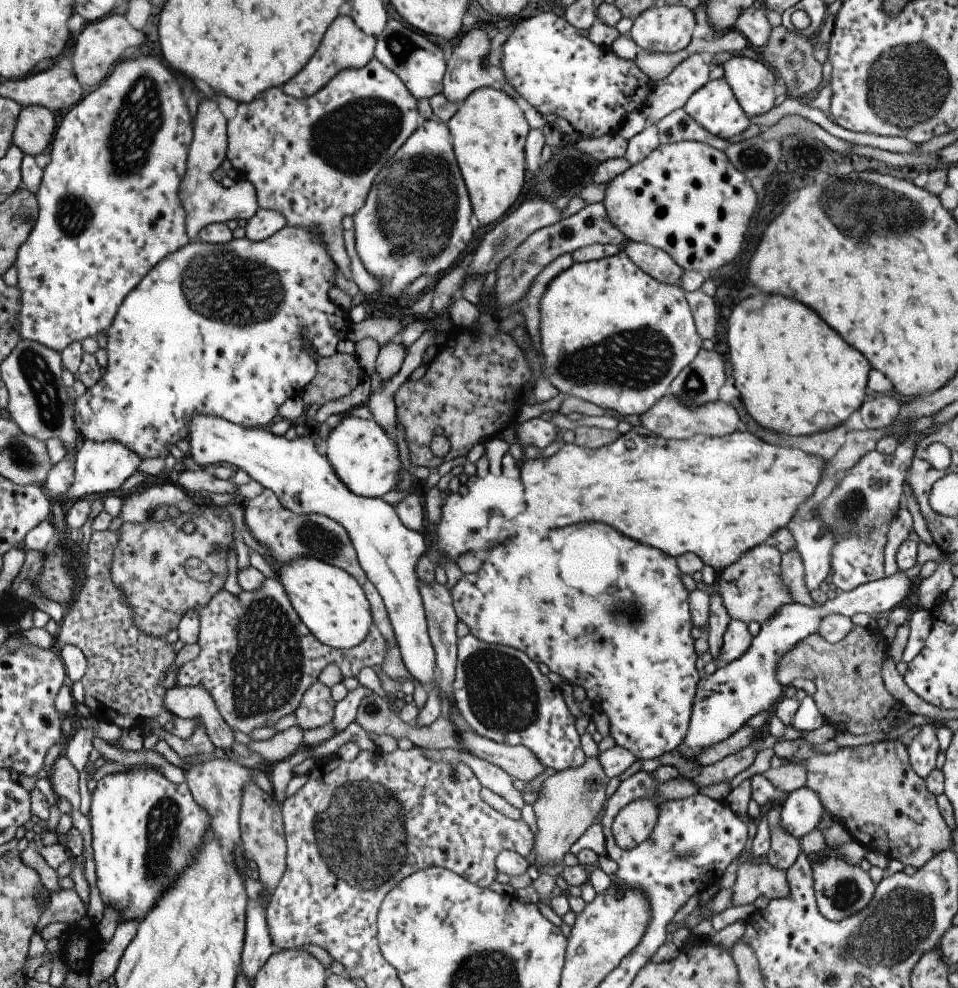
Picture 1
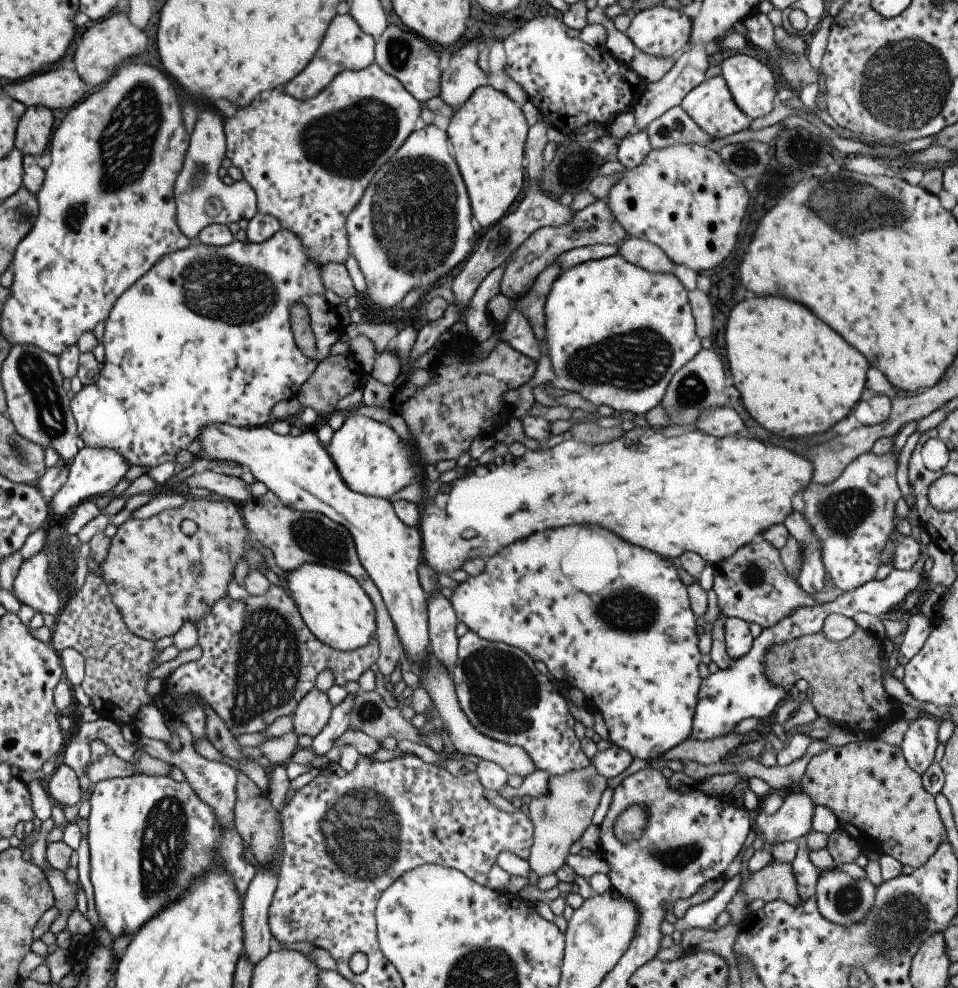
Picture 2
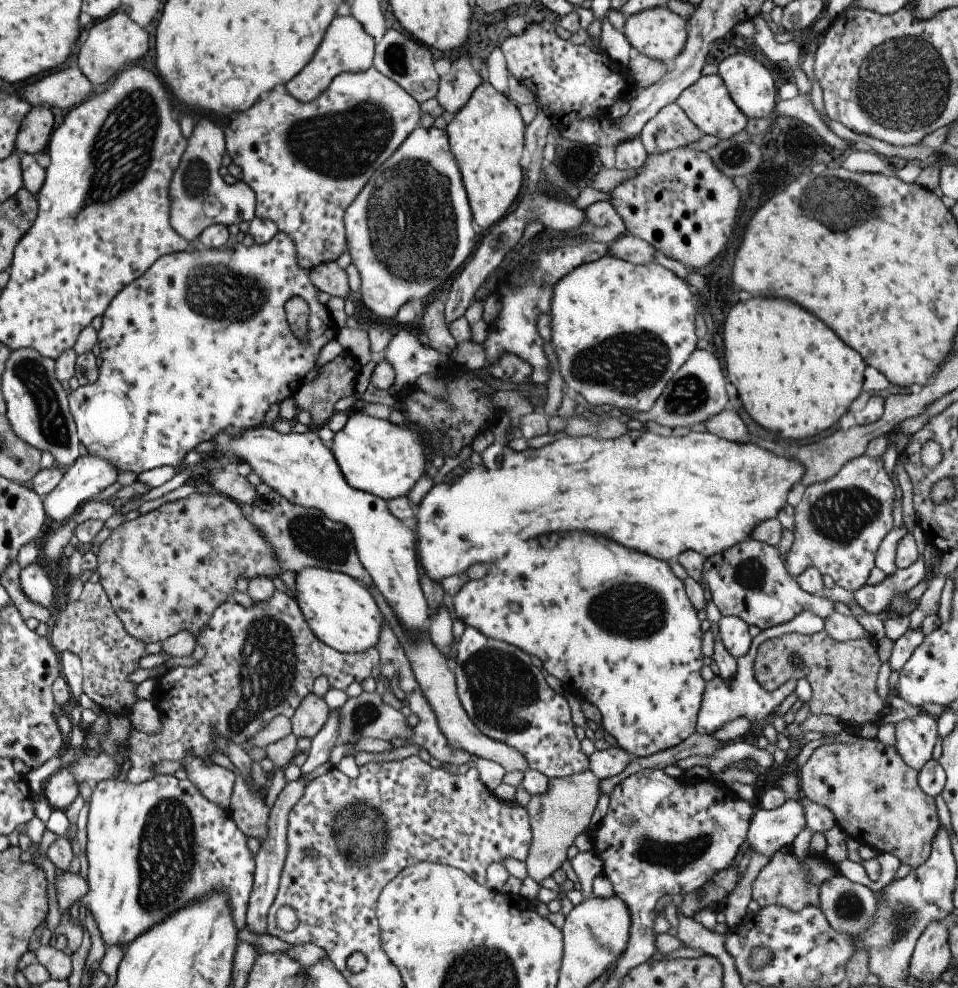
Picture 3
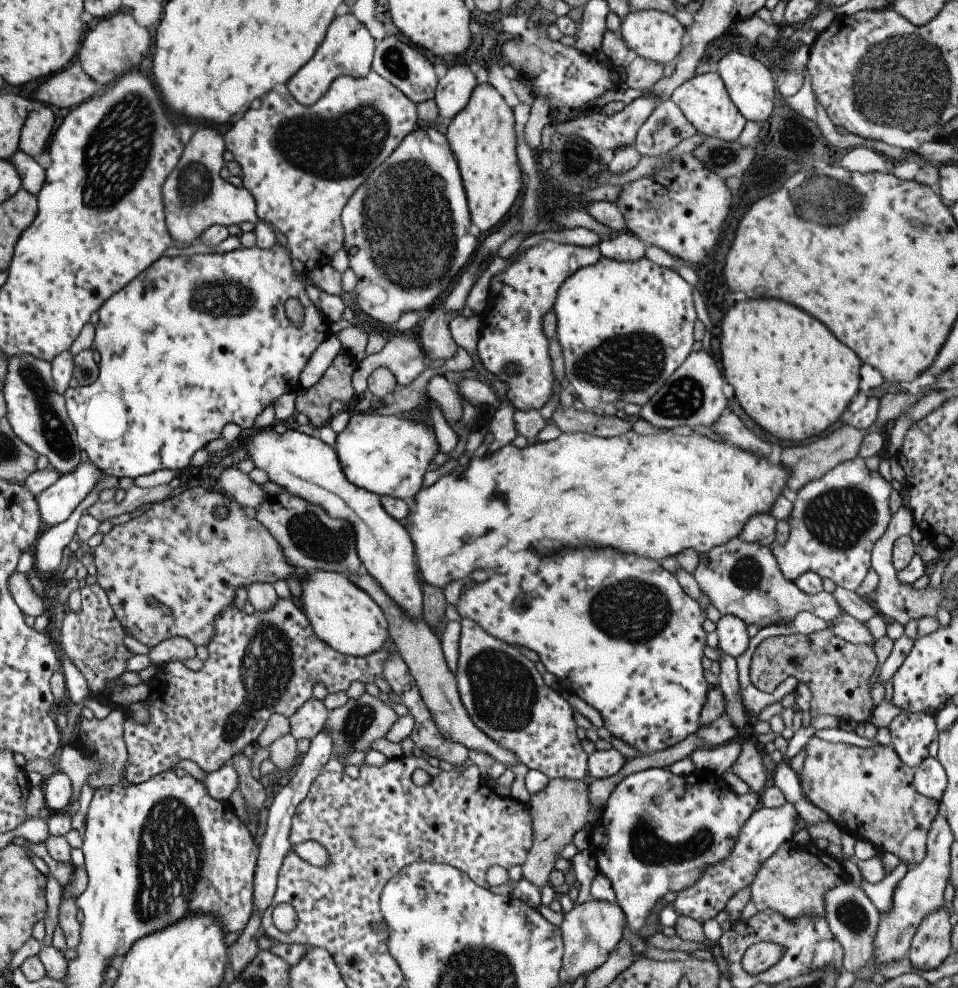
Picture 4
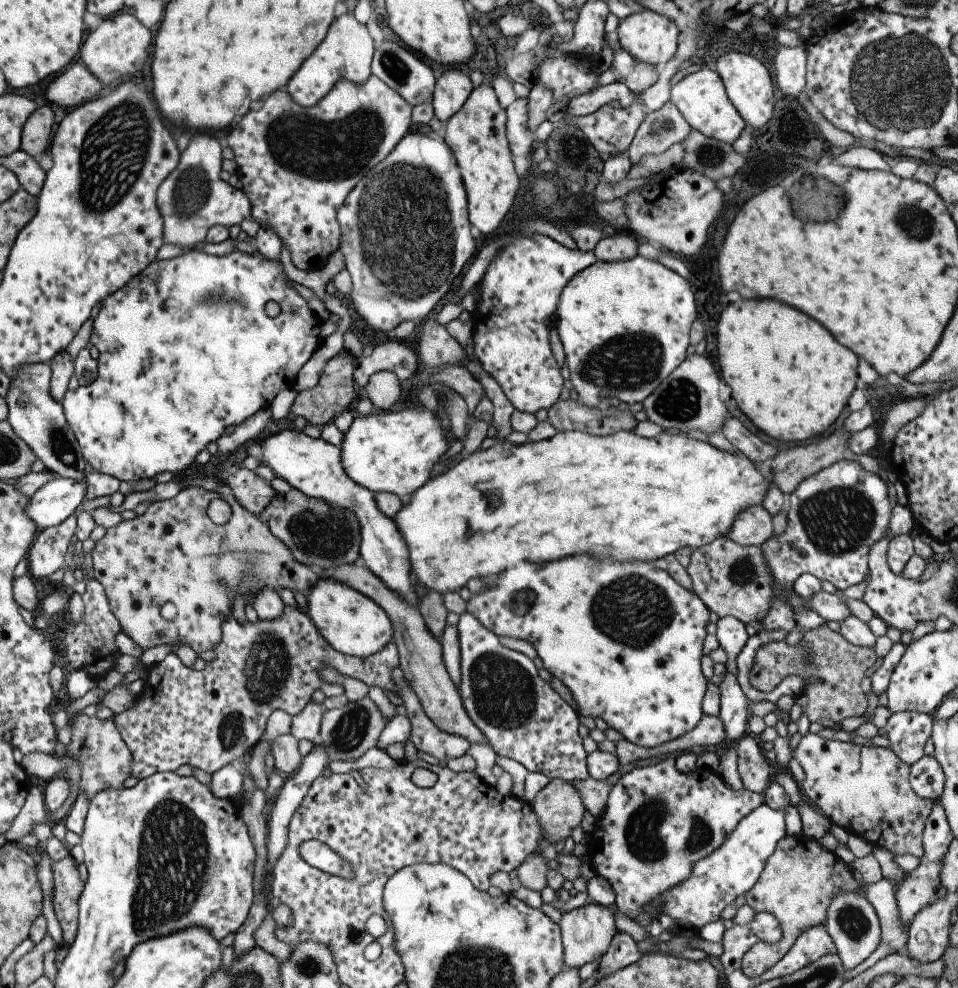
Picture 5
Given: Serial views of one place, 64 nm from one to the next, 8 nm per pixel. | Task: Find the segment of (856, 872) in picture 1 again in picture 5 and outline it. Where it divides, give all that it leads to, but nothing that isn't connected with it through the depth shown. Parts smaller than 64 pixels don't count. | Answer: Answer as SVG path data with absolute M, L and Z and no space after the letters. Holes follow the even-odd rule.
M839 892L837 896L831 898L827 908L825 930L837 948L837 956L841 960L843 970L853 970L861 962L865 962L879 946L879 938L881 938L881 924L873 906L867 902L865 896L857 892Z

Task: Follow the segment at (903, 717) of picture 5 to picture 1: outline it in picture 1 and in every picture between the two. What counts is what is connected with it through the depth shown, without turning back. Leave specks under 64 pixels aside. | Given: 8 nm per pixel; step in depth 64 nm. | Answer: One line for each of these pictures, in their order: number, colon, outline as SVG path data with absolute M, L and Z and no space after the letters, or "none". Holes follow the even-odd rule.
1: M929 722L923 728L915 728L903 740L905 746L907 746L911 768L923 780L929 778L931 772L935 770L935 756L939 752L939 742L937 742L937 736L935 736L935 726L937 724Z
2: M921 714L915 722L909 724L907 732L903 734L899 748L905 756L907 766L919 776L923 776L925 770L933 764L933 754L939 744L937 730L939 730L939 720L925 718L925 714Z
3: M925 712L895 724L895 748L901 760L917 772L931 760L931 750L937 742L937 736L937 720Z
4: M899 714L891 724L891 748L897 752L899 760L909 768L917 770L919 764L927 758L927 748L933 740L939 738L939 728L935 718L929 714Z

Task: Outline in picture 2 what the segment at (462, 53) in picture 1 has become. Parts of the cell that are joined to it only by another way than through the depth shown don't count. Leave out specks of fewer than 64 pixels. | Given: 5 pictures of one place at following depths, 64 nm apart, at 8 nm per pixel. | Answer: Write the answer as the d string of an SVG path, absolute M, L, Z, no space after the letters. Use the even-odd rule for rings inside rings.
M473 38L457 52L453 52L449 66L441 74L441 100L453 110L461 108L465 100L481 86L489 84L489 76L485 76L477 68L477 54L481 52L483 42Z

